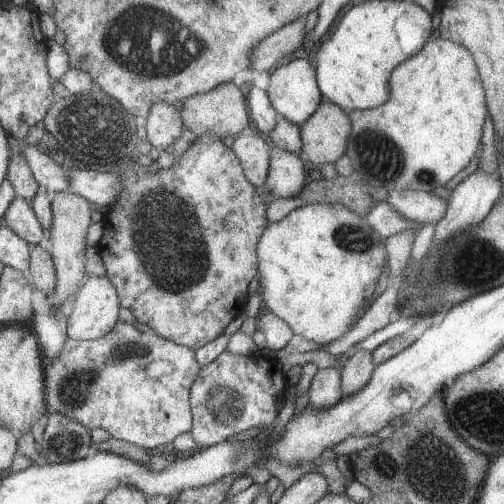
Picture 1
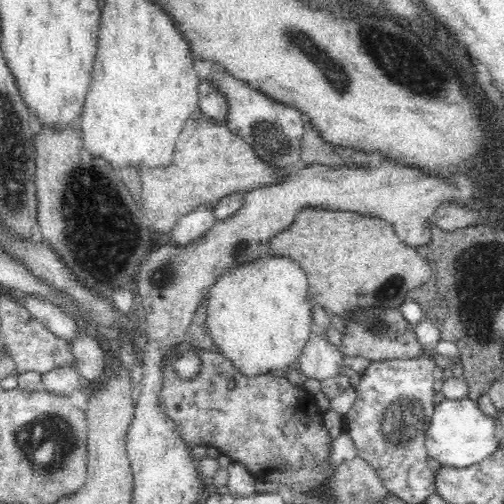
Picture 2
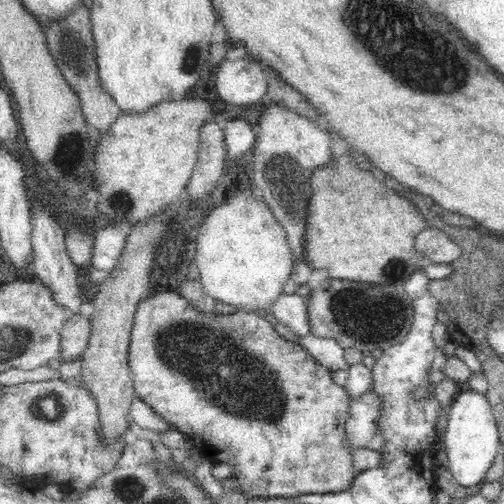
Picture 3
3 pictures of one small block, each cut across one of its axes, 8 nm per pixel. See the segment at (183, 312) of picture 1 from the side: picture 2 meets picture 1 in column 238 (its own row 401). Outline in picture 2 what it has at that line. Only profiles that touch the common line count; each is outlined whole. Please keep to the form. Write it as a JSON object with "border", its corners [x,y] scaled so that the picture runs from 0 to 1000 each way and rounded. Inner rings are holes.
{"border":[[[381,671],[325,679],[321,690],[310,706],[317,746],[310,806],[349,845],[361,877],[429,889],[440,905],[456,905],[460,921],[476,921],[508,956],[563,960],[587,988],[659,984],[671,933],[659,913],[663,865],[643,841],[643,817],[631,813],[623,778],[579,762],[563,738],[484,742],[429,683],[409,690],[409,730],[397,746],[365,758],[345,746],[341,714],[357,694],[385,690]],[[448,746],[468,750],[464,770],[452,770]]]}

